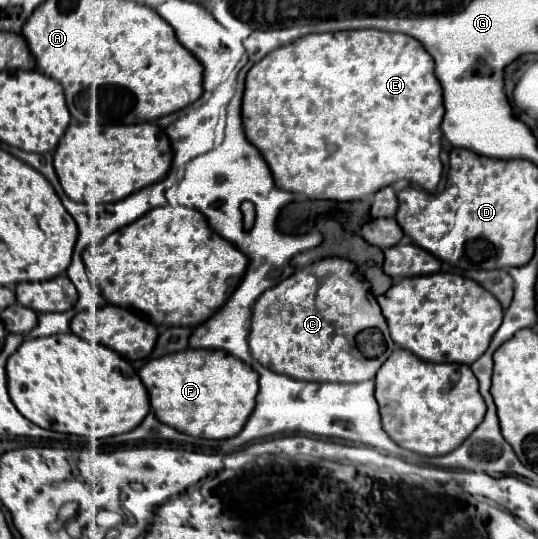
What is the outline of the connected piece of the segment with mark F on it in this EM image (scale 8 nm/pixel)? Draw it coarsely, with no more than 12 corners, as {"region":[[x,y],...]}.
{"region":[[223,350],[149,360],[155,416],[189,436],[237,436],[257,372]]}

